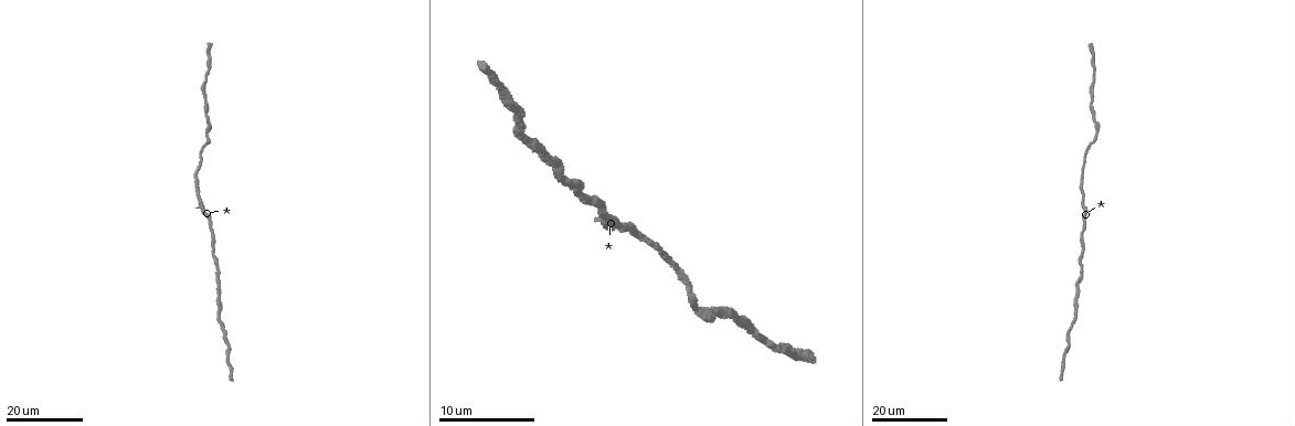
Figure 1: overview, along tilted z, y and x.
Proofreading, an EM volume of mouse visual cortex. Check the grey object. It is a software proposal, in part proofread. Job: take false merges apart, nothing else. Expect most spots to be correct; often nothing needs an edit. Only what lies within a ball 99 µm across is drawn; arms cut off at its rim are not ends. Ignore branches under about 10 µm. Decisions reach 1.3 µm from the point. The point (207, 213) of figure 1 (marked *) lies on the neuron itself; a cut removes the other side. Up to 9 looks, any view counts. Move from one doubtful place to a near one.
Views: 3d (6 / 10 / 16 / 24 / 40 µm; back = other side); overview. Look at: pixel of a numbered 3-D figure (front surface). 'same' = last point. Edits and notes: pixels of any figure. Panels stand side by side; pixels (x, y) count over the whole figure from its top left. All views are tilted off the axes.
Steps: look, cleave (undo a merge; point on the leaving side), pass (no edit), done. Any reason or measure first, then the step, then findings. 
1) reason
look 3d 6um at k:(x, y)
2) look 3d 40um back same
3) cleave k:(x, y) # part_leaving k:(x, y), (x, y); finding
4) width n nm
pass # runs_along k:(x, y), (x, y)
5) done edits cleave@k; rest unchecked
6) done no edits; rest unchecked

thick turns thin
look 3d 24um at 1:(516, 127)

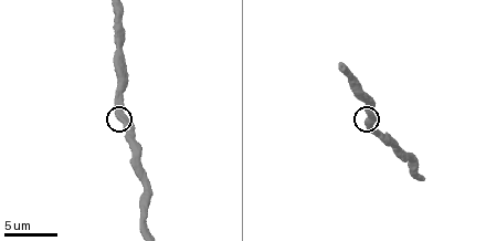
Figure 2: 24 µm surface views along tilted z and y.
look 3d 6um at 2:(368, 119)

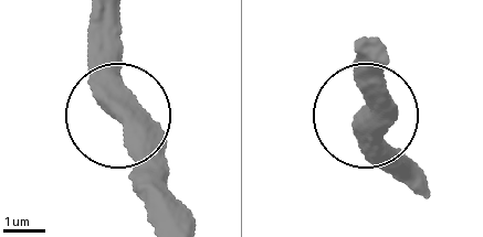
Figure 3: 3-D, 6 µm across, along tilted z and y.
pass # all the same neuron

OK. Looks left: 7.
a narrow waist
look 3d 16um at 2:(395, 148)

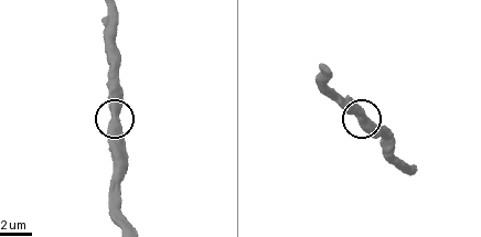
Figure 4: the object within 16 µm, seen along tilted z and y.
look 3d 6um at 4:(359, 121)

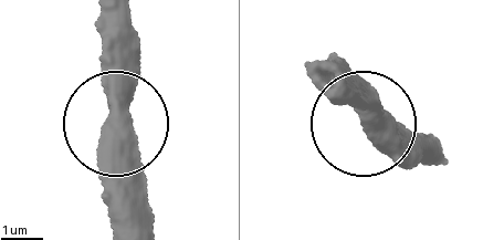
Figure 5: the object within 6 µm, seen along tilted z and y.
pass # runs_along 5:(112, 25), (112, 221); one neuron here

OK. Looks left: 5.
a narrow waist
look 3d 16um at 1:(216, 270)

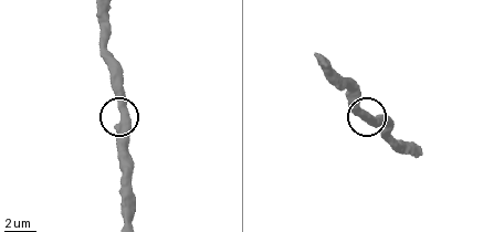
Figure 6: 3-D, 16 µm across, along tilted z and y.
look 3d 10um at 6:(123, 112)

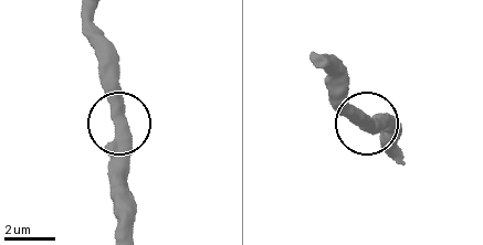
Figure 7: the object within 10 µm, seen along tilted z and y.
width 450 nm
pass # continuous, no second neuron

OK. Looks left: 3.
thin neck
look 3d 10um at 2:(141, 181)

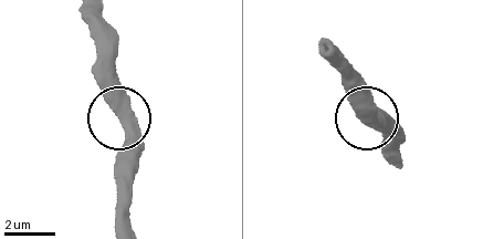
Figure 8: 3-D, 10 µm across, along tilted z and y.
width 440 nm
pass # continuous, no second neuron

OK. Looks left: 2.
done no edits; rest unchecked

